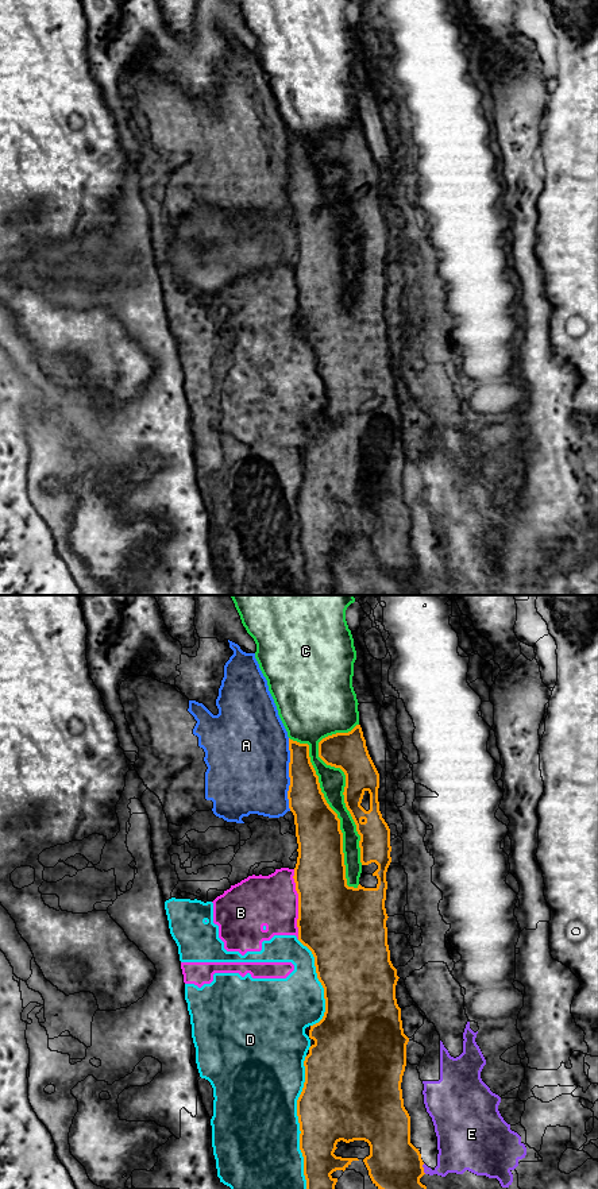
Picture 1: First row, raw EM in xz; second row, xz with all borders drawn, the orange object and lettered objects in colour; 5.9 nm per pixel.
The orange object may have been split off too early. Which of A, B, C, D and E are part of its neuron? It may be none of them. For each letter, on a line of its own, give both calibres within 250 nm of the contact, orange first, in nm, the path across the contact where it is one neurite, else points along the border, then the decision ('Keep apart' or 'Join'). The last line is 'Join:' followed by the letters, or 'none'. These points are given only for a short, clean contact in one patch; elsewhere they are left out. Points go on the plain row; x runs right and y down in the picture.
A: Thickness 220 nm (orange) against 480 nm. Keep apart
B: Thickness 460 nm (orange) against 300 nm. Keep apart
C: Thickness 280 nm (orange) against 160 nm. Keep apart
D: Thickness 440 nm (orange) against 500 nm. Keep apart
E: Thickness 320 nm (orange) against 260 nm. Boundary: xz (423, 559), (425, 568). Keep apart
Join: none

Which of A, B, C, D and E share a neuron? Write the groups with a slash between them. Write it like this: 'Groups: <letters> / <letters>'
Groups: A B D / C / E

